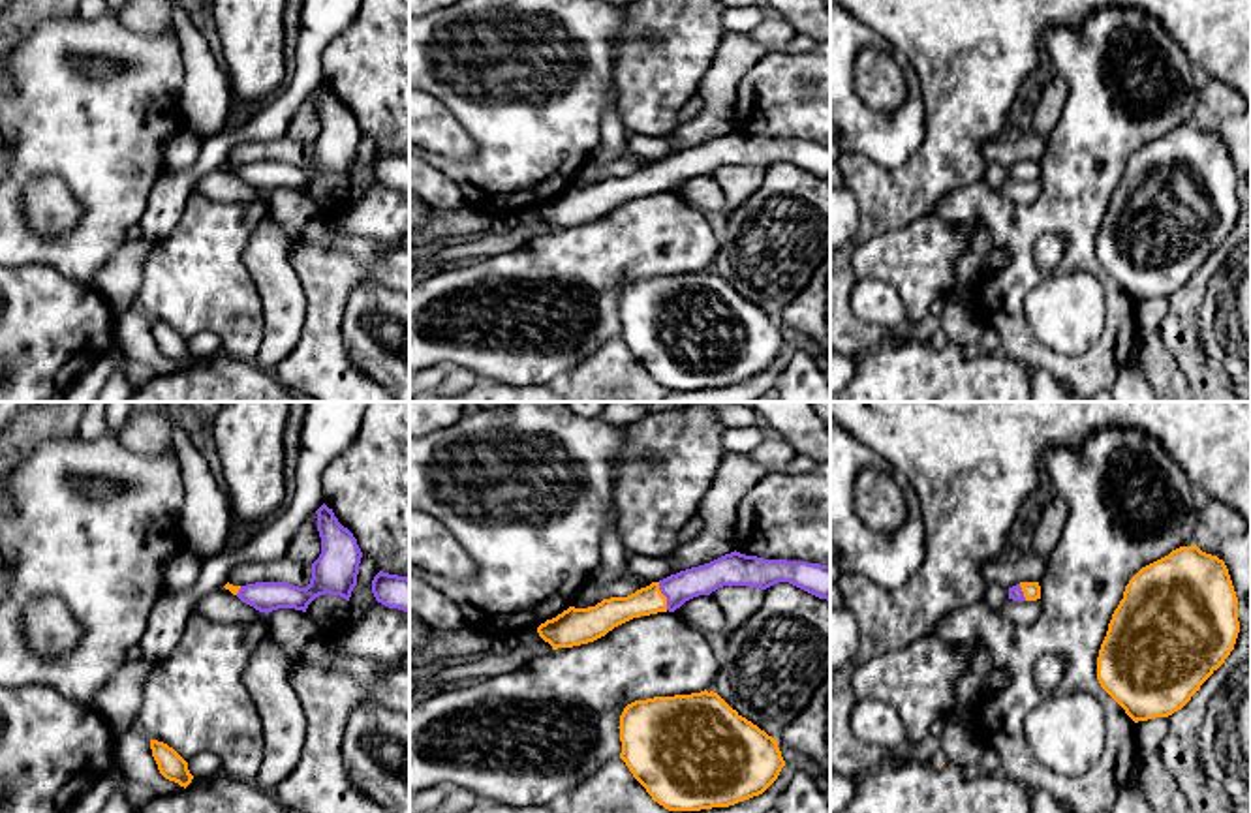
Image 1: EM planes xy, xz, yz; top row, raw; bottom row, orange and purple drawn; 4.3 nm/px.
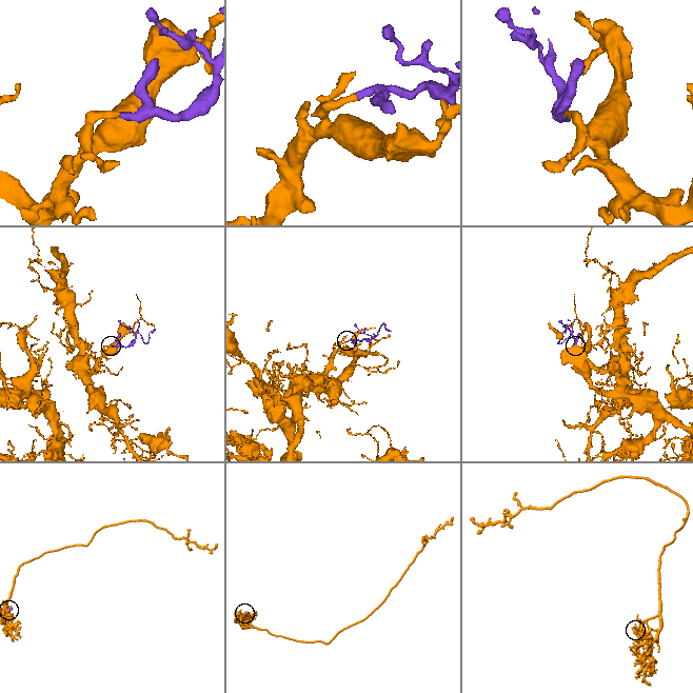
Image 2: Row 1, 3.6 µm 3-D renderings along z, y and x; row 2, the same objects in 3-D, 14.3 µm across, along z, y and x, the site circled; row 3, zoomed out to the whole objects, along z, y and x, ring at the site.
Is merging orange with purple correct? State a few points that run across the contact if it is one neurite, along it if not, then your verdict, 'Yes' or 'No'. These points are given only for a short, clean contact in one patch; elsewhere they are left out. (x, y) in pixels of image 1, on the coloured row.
Line: xz (611, 613), (664, 596), (705, 579). Yes

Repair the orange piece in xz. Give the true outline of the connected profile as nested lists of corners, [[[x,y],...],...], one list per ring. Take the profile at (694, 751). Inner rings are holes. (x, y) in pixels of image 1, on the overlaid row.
[[[706,689],[635,700],[624,708],[618,729],[620,759],[669,811],[749,800],[785,766],[778,740]]]

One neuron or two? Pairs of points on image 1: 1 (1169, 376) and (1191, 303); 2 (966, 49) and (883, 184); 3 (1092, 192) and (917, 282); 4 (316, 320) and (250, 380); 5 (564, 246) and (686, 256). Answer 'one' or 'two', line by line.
1: two
2: one
3: two
4: two
5: one

